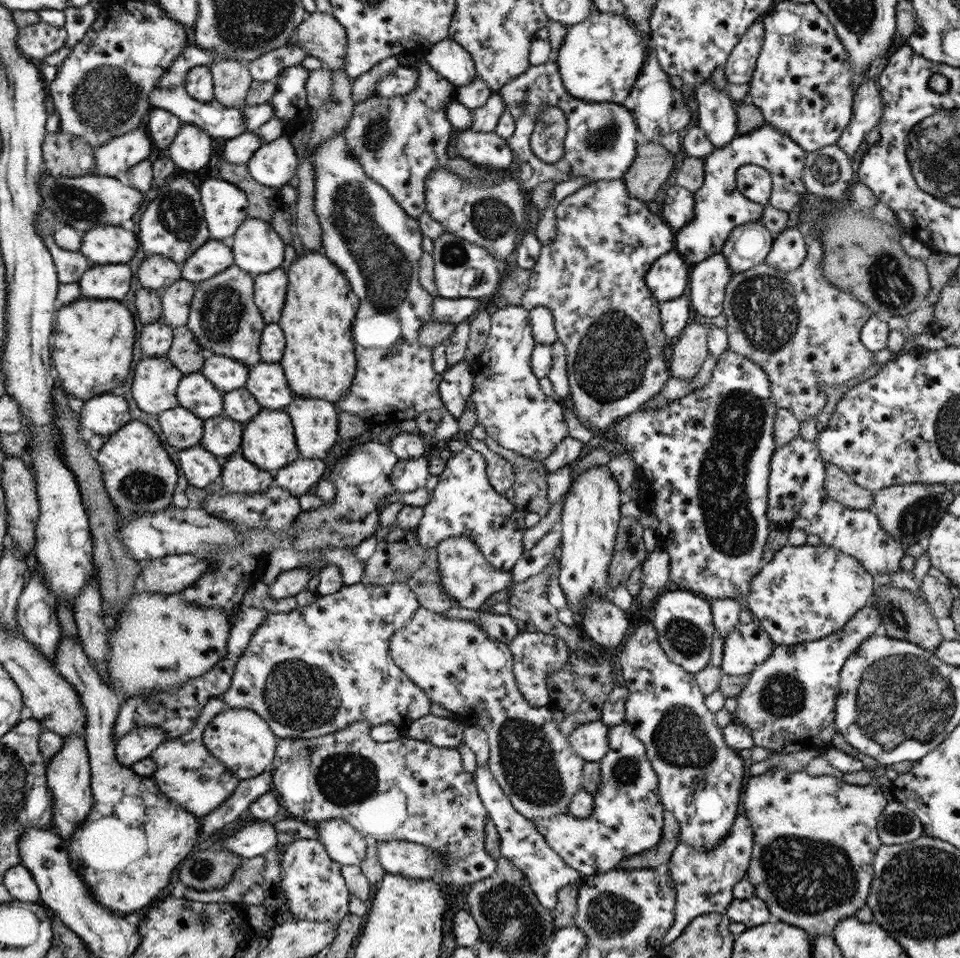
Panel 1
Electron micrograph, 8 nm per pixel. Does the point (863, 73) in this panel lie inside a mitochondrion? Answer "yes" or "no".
no

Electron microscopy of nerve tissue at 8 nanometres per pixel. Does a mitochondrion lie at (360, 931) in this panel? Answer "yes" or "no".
no

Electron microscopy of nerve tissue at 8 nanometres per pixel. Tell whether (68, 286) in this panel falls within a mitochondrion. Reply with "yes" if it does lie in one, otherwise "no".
no

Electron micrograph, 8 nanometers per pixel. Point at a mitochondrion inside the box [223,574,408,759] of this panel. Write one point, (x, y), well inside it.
(298, 695)

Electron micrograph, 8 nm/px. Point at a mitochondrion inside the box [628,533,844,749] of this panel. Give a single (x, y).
(783, 695)

